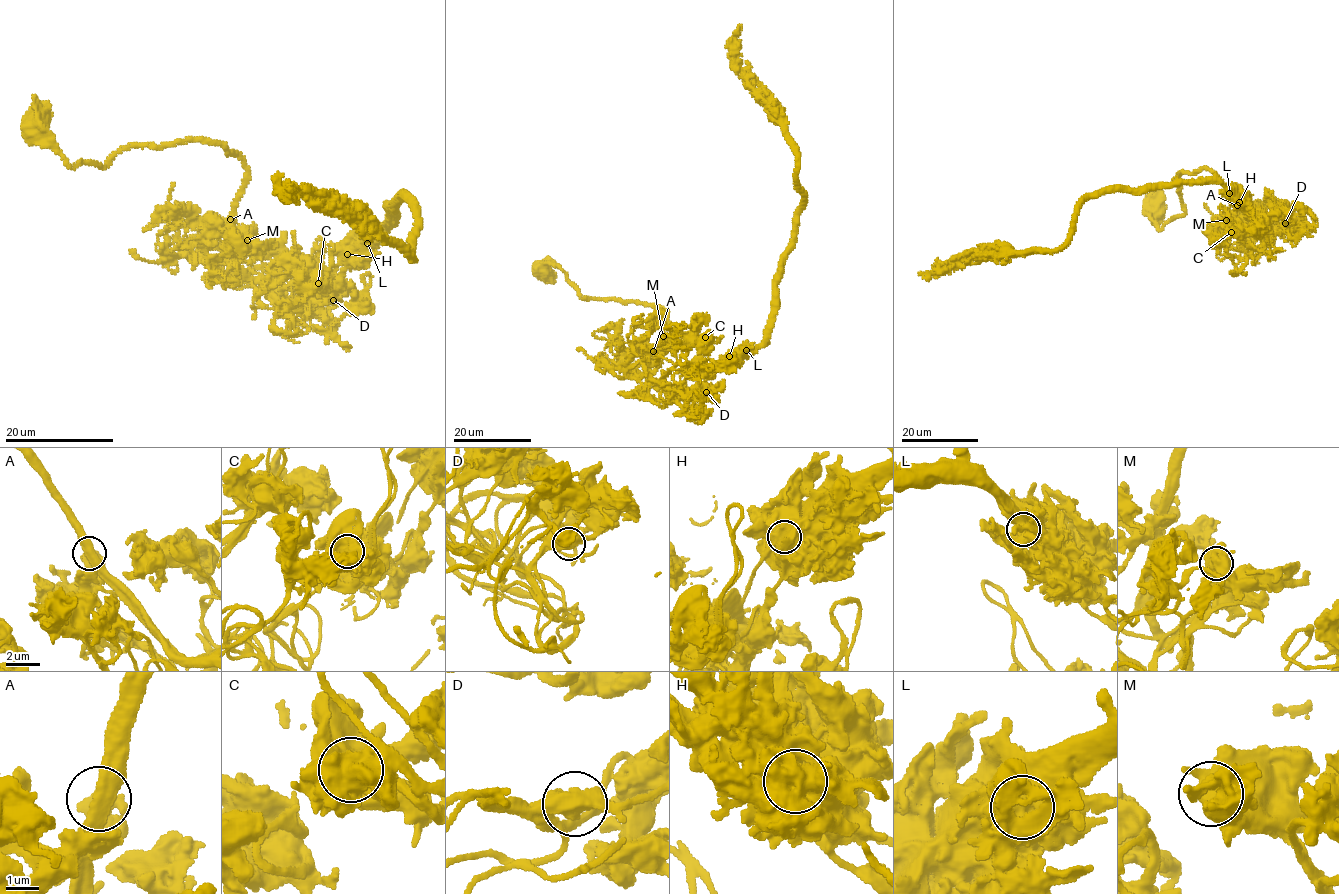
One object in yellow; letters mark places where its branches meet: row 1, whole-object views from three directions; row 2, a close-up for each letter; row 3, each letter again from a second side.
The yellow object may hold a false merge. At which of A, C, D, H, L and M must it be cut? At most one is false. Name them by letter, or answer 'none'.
H

